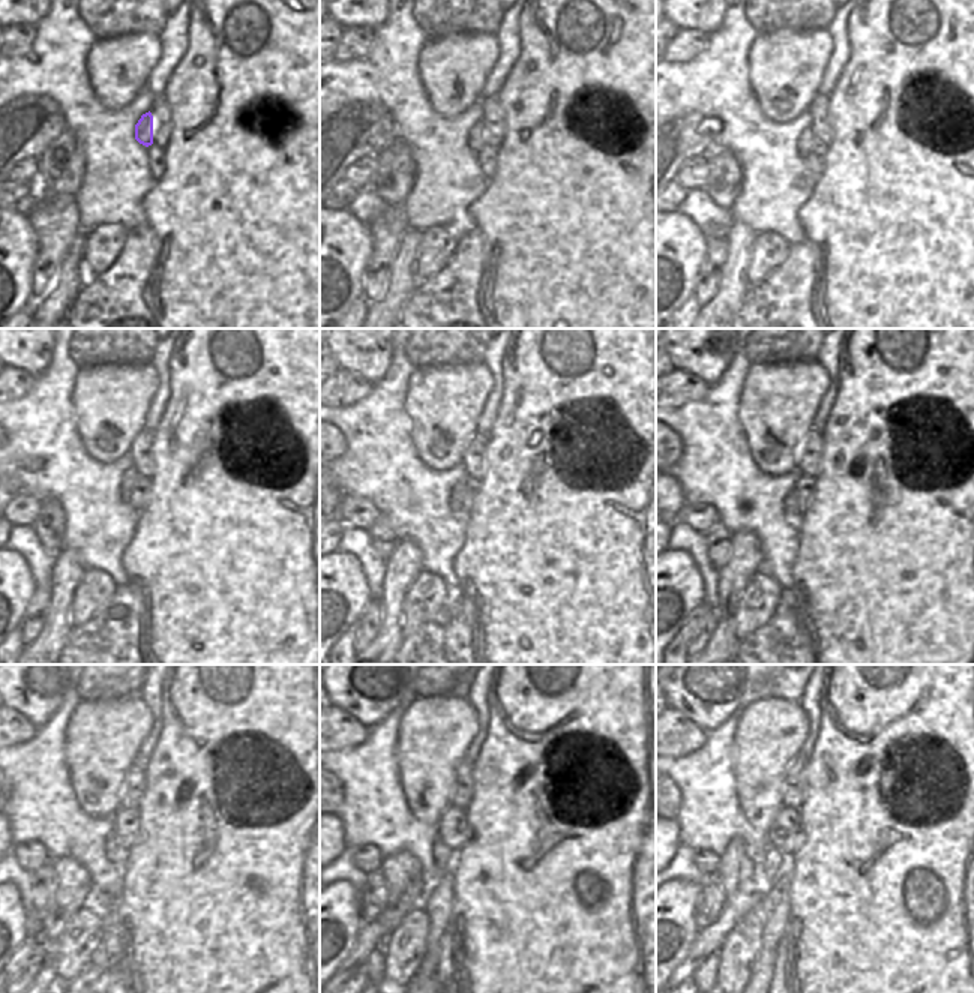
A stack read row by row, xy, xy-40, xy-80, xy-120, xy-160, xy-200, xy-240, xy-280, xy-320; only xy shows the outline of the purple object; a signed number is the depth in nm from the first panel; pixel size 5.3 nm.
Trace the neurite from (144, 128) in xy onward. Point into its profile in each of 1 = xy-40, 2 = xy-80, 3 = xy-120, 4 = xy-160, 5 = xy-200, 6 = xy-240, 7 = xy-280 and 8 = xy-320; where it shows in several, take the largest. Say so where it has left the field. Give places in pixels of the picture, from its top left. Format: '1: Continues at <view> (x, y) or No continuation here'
1: Continues at xy-40 (476, 140)
2: Continues at xy-80 (806, 141)
3: Continues at xy-120 (128, 480)
4: Continues at xy-160 (458, 492)
5: Continues at xy-200 (791, 510)
6: Continues at xy-240 (116, 854)
7: Continues at xy-280 (440, 852)
8: Continues at xy-320 (773, 860).

